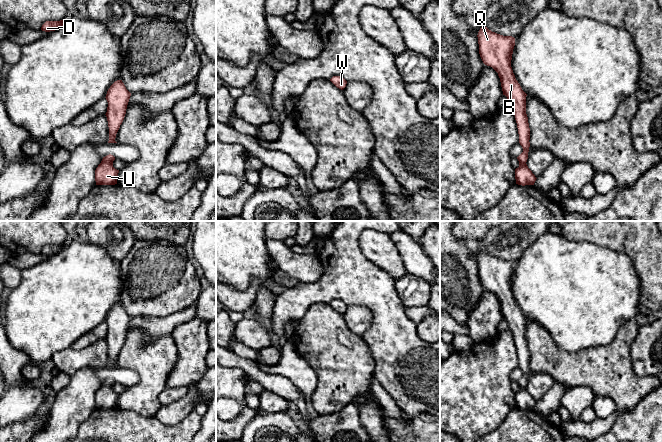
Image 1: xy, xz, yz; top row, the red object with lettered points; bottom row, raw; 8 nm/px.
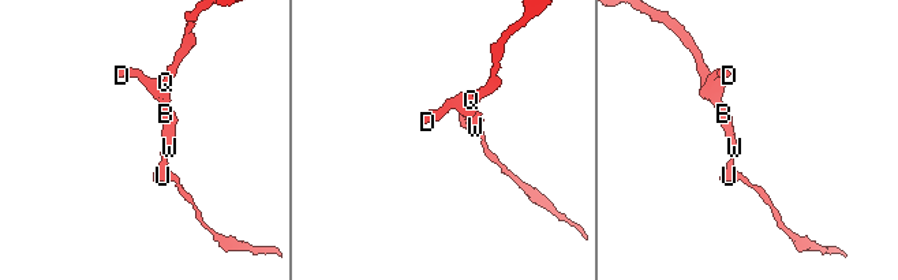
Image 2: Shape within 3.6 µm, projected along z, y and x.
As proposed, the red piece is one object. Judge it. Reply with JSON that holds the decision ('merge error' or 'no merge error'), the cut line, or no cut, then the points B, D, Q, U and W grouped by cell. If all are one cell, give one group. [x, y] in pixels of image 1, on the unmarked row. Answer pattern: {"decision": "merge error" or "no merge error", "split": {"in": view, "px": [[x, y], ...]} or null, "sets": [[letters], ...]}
{"decision": "no merge error", "split": null, "sets": [["B", "D", "Q", "U", "W"]]}

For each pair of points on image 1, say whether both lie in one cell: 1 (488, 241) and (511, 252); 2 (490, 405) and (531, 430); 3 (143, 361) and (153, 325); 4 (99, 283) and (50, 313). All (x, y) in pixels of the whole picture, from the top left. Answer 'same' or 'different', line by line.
1: same
2: different
3: different
4: same

